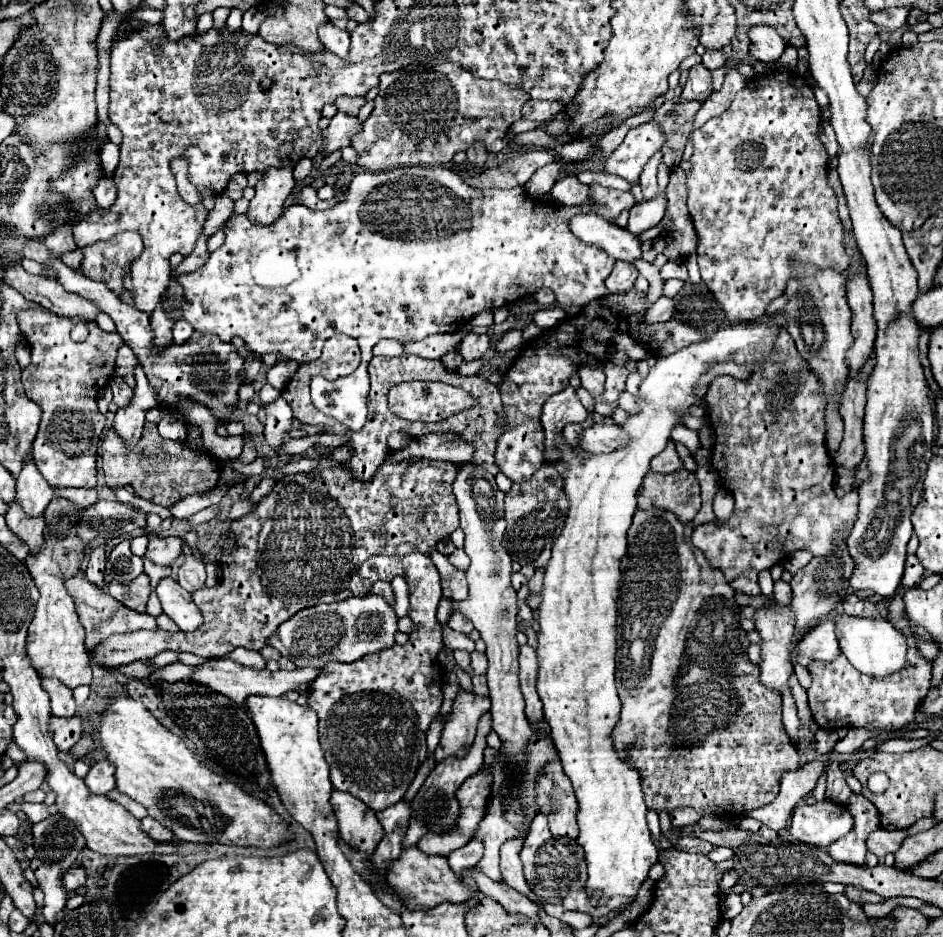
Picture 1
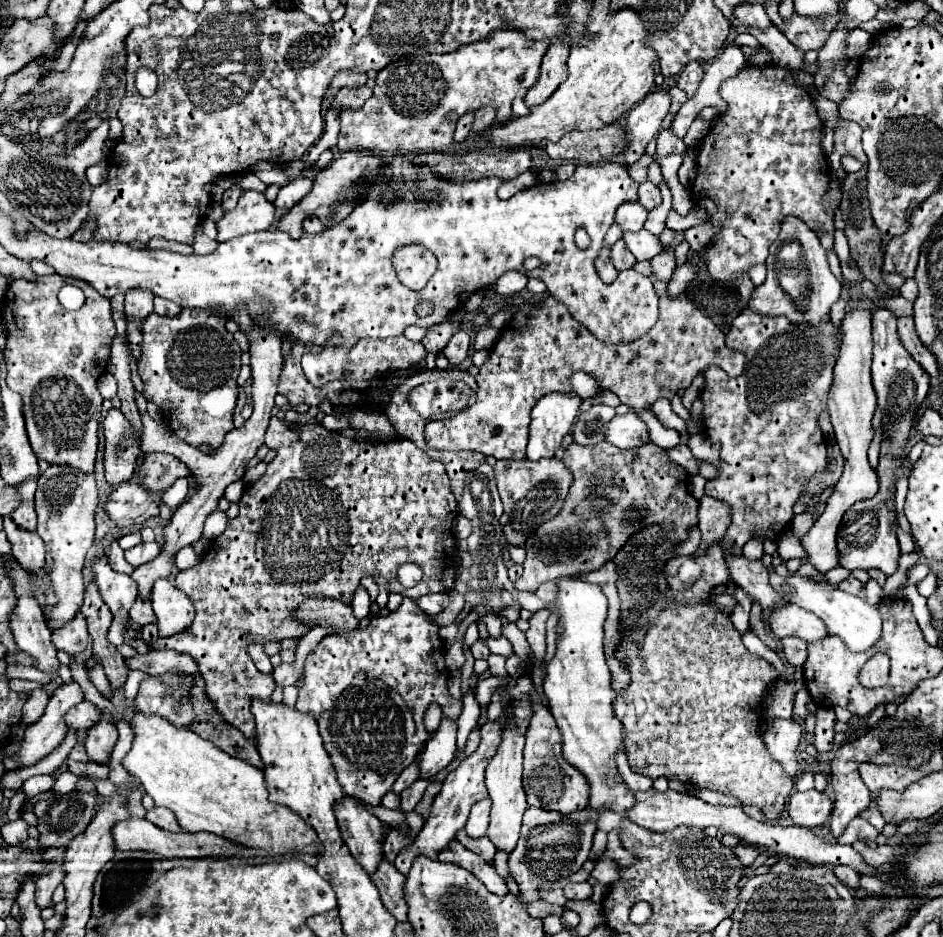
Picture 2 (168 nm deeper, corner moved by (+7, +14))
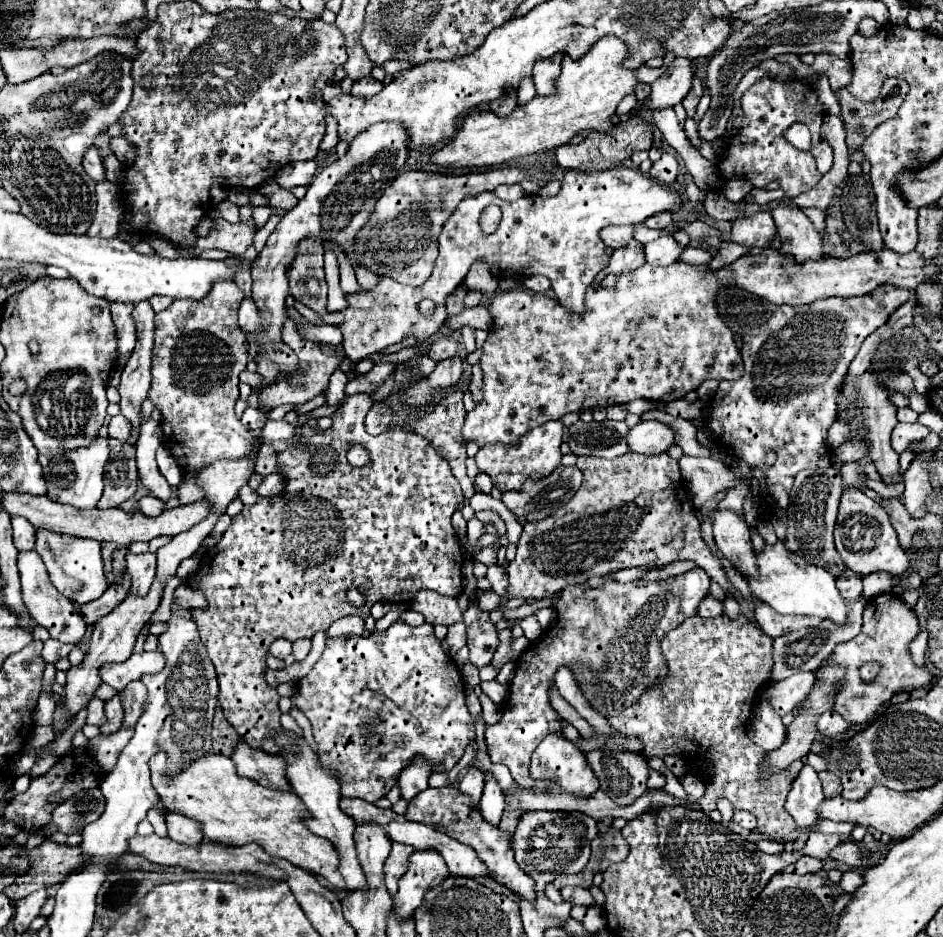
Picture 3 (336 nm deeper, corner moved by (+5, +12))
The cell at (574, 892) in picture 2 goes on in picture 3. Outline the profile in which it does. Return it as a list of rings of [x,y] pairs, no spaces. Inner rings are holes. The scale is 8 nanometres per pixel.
[[[565,886],[561,888],[561,898],[569,904],[581,904],[581,906],[591,906],[593,898],[589,894],[589,890],[581,888],[581,886]]]

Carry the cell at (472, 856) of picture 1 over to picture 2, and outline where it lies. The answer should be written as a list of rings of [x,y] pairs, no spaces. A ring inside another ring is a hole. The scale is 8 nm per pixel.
[[[489,798],[477,802],[477,804],[471,808],[469,820],[467,820],[467,824],[465,824],[467,836],[471,836],[471,838],[481,838],[481,836],[485,836],[487,826],[489,826],[489,808],[491,808],[491,800],[489,800]]]

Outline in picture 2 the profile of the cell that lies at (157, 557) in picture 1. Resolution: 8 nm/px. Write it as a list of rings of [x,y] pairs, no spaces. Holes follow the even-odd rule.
[[[157,540],[141,542],[141,544],[137,544],[137,546],[133,546],[131,550],[125,552],[125,560],[131,562],[133,566],[141,566],[145,562],[151,562],[159,554],[161,554],[161,544]]]

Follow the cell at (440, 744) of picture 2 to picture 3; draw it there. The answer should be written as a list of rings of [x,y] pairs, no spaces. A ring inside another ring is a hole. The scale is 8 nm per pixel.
[[[417,758],[411,766],[407,766],[401,776],[399,776],[399,790],[401,790],[401,798],[403,800],[411,800],[415,798],[419,792],[423,792],[427,788],[427,780],[431,776],[431,764],[427,764],[425,760]]]

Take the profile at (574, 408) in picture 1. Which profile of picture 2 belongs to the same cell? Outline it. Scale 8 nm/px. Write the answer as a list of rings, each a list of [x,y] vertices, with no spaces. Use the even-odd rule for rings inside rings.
[[[545,394],[531,412],[527,458],[549,458],[561,446],[563,436],[571,430],[579,414],[581,398],[577,394]]]

